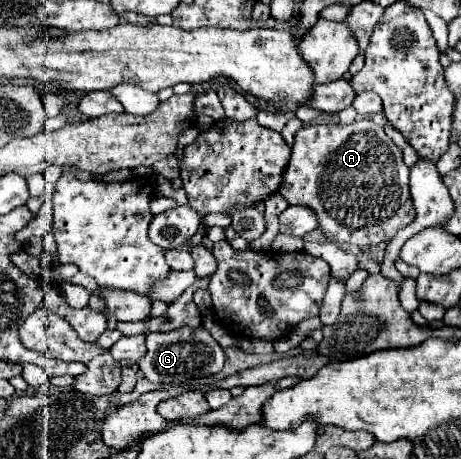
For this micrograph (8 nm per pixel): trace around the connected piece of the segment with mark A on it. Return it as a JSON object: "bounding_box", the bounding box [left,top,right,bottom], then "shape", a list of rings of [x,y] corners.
{"bounding_box":[279,118,415,248],"shape":[[[371,118],[355,120],[353,124],[311,124],[295,134],[291,158],[285,166],[279,194],[289,204],[311,206],[317,216],[323,234],[339,244],[355,244],[361,248],[385,242],[387,236],[395,236],[397,230],[405,228],[415,220],[415,206],[409,196],[409,168],[401,158],[401,150],[385,134],[383,126]]]}

